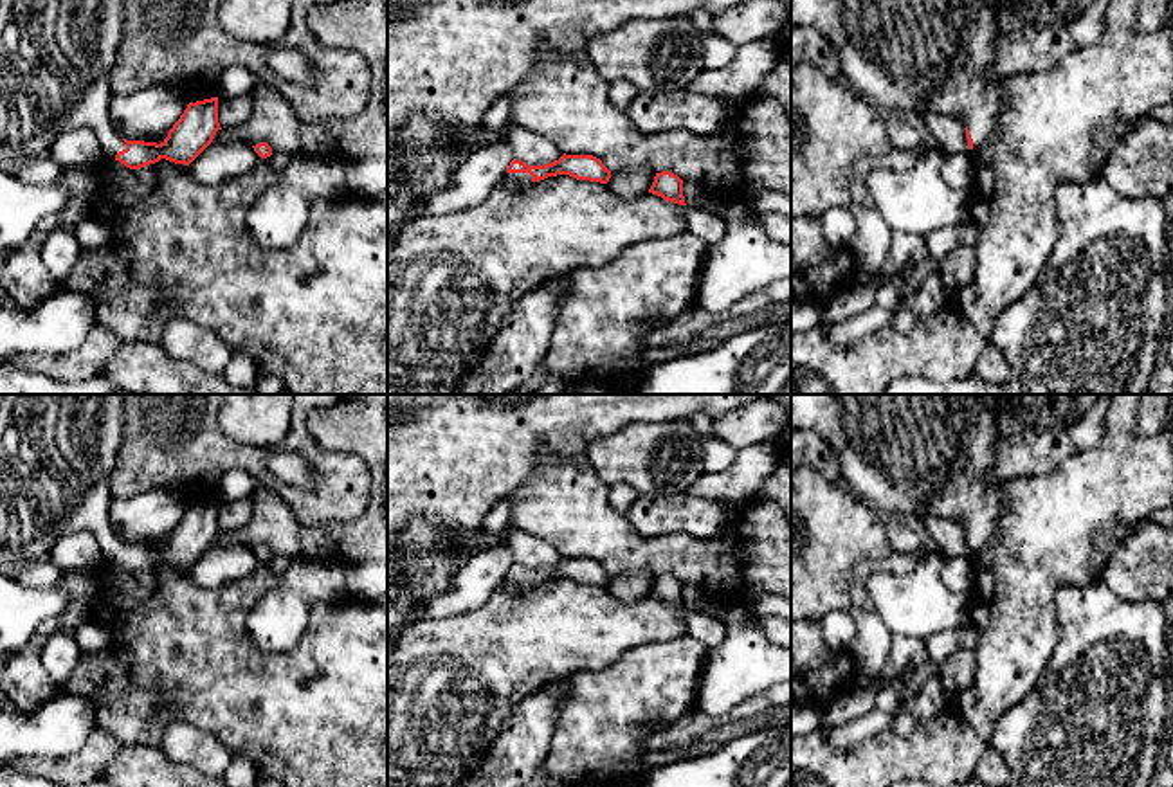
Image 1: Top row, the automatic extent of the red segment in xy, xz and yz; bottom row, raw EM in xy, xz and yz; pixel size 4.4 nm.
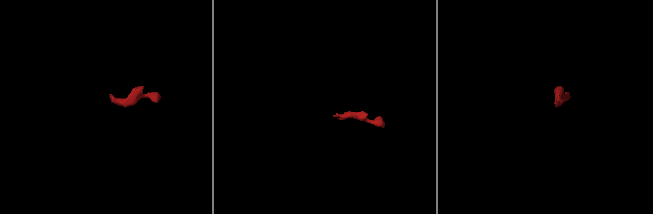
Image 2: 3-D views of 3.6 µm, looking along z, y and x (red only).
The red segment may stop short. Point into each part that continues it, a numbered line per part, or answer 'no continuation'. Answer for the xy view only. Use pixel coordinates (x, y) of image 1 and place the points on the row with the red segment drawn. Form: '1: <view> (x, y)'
1: xy (56, 56)

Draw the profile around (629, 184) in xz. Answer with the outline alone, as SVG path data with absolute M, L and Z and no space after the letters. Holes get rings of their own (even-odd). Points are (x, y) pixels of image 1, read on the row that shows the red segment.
M650 167L611 171L611 178L605 185L620 198L632 200L649 193L654 176L656 171Z

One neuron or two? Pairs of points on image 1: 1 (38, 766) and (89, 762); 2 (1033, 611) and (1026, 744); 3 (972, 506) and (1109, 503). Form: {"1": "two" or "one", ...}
{"1": "one", "2": "two", "3": "two"}

